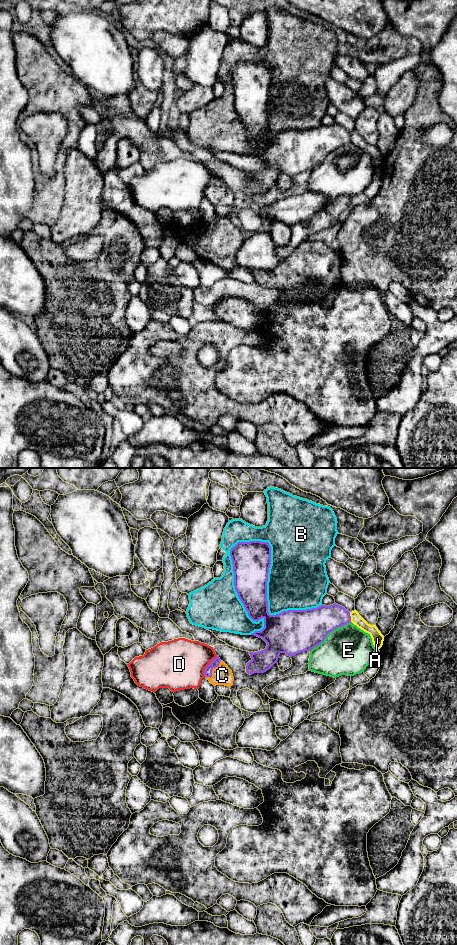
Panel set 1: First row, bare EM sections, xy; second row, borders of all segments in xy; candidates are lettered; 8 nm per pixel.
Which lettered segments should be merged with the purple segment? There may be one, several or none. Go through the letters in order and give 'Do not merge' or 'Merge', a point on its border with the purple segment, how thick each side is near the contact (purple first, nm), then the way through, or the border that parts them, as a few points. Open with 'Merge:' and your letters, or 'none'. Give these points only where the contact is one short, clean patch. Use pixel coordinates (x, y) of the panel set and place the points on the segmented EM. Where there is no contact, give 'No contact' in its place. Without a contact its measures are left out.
Merge: C
A: Do not merge. Touches purple at xy (350, 617). Thickness 240 nm (purple) against 90 nm
B: Do not merge. Touches purple at xy (266, 585). Thickness 300 nm (purple) against 460 nm
C: Merge. Touches purple at xy (211, 671). Thickness 70 nm (purple) against 160 nm. Path across: xy (214, 663), (211, 671), (222, 675)
D: Do not merge. Touches purple at xy (207, 666). Thickness 70 nm (purple) against 400 nm
E: Do not merge. Touches purple at xy (329, 632). Thickness 340 nm (purple) against 400 nm

